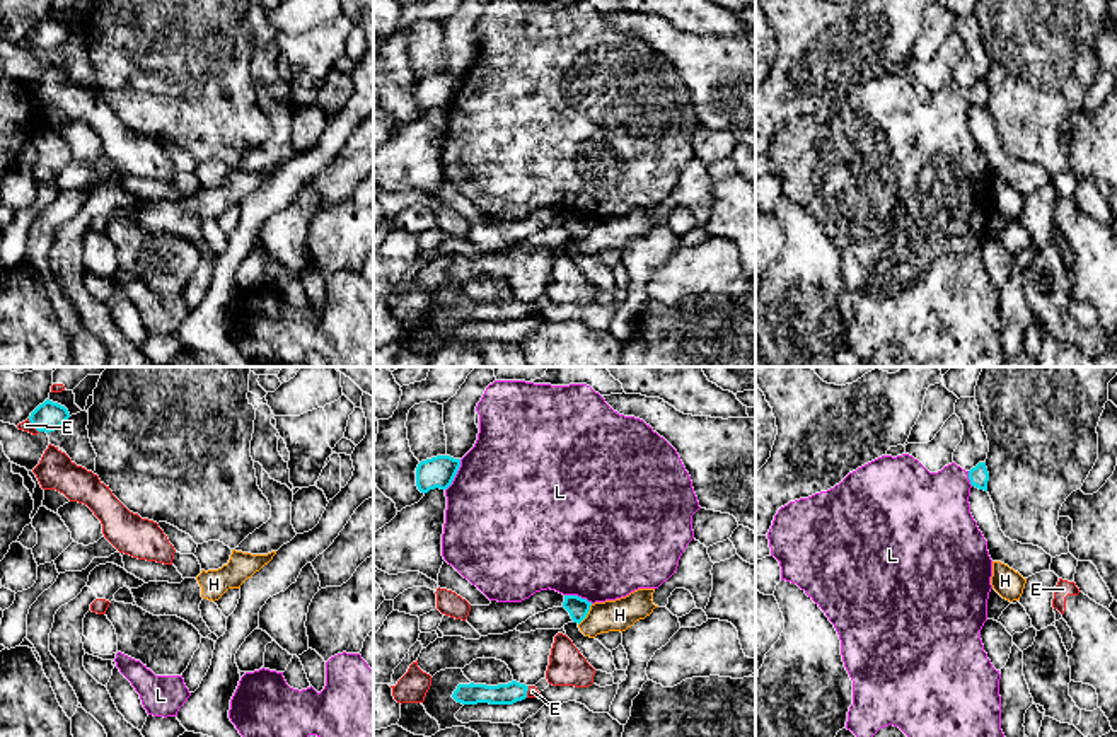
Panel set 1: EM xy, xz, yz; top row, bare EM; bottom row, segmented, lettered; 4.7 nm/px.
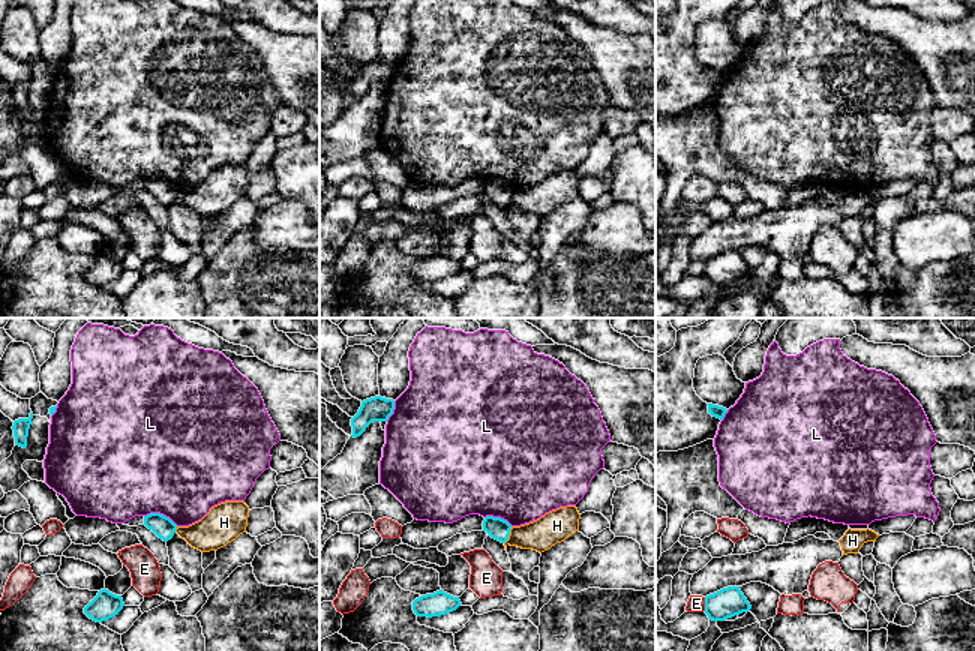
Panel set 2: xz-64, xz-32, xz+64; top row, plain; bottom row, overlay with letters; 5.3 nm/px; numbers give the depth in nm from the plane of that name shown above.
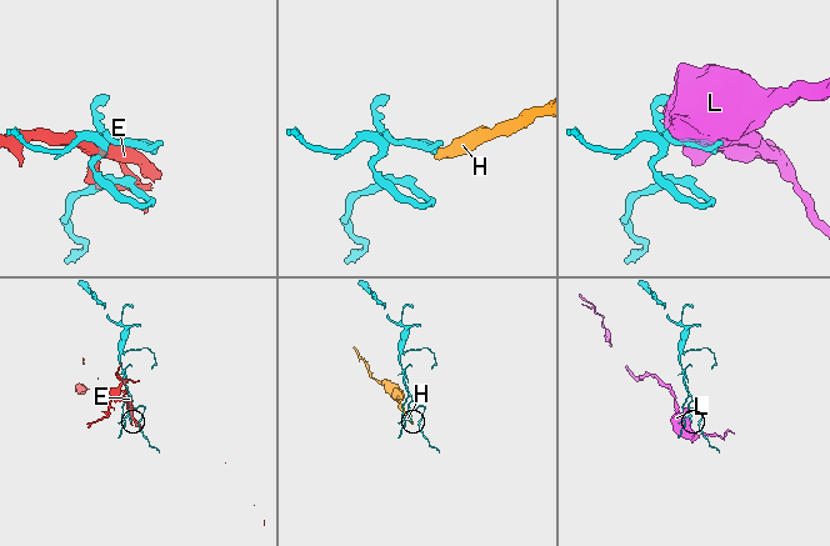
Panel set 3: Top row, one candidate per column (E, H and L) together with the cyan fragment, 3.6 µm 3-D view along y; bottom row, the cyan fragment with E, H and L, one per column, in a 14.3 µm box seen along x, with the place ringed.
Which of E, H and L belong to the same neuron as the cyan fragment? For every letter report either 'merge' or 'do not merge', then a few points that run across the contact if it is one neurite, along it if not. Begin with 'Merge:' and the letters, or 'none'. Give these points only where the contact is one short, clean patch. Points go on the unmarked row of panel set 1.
Merge: none
E: do not merge
H: do not merge | xz (592, 222), (578, 243)
L: do not merge

